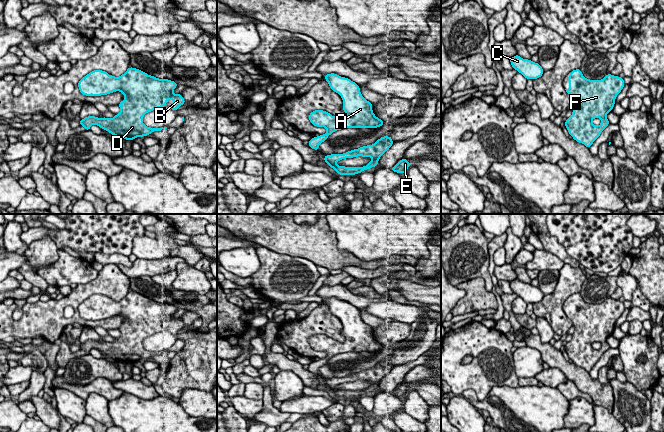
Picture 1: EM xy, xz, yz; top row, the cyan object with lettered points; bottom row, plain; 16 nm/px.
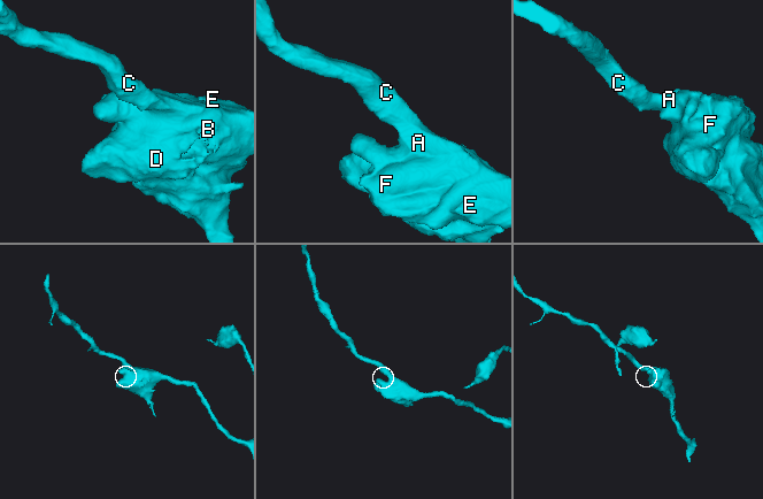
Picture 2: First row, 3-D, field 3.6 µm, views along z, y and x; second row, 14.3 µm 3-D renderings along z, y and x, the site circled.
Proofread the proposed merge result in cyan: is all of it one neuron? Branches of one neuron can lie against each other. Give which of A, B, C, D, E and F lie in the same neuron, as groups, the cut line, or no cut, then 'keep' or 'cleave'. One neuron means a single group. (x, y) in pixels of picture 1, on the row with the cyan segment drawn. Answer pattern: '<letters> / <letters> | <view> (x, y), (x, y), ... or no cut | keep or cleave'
A B C D E F | no cut | keep

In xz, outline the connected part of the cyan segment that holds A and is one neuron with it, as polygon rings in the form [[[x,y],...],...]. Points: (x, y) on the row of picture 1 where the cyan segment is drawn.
[[[335,73],[324,76],[330,89],[338,93],[343,100],[344,118],[332,116],[332,114],[315,110],[309,114],[309,120],[316,127],[324,127],[327,132],[318,137],[312,137],[308,146],[314,150],[319,150],[319,144],[326,141],[333,132],[347,128],[377,128],[384,124],[384,120],[375,116],[372,110],[372,103],[367,101],[360,92],[360,87],[355,82],[346,77],[341,77]]]

